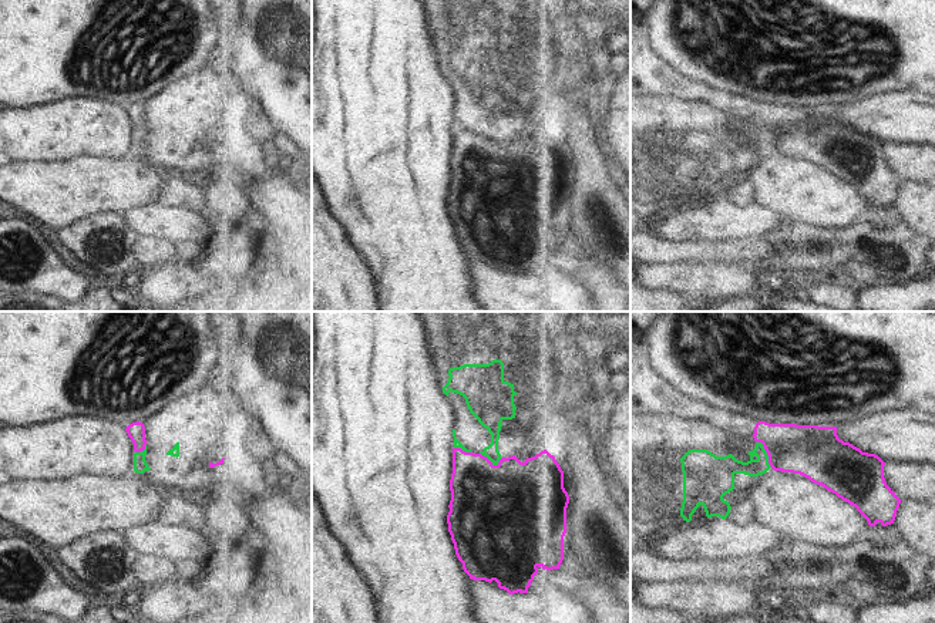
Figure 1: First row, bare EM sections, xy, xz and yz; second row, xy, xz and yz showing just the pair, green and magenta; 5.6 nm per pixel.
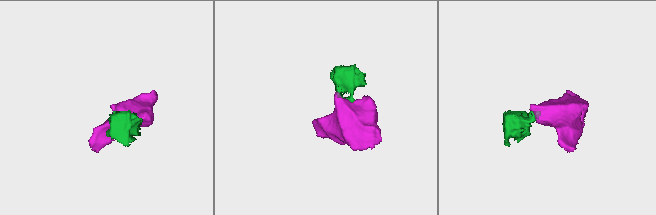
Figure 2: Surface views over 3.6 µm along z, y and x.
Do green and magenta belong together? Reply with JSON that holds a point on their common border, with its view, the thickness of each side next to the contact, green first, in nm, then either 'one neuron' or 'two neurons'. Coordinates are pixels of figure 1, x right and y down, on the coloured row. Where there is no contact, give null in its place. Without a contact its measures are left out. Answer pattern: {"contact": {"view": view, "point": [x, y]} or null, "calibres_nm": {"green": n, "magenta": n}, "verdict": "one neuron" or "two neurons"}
{"contact": {"view": "yz", "point": [766, 453]}, "calibres_nm": {"green": 130, "magenta": 280}, "verdict": "two neurons"}

